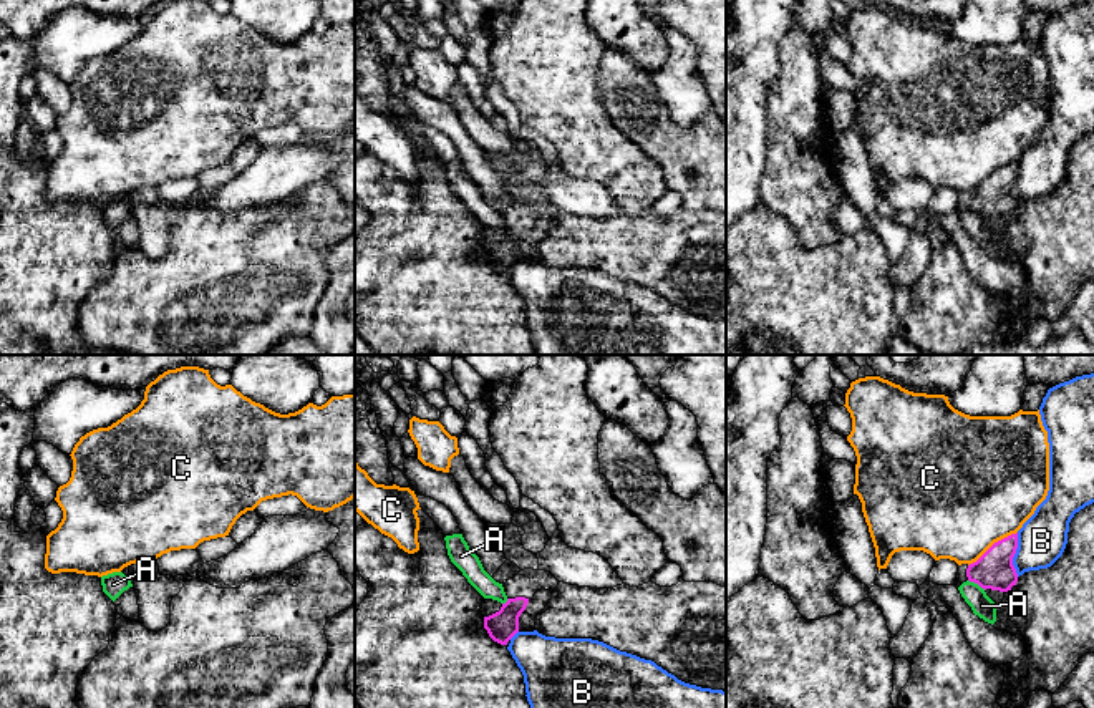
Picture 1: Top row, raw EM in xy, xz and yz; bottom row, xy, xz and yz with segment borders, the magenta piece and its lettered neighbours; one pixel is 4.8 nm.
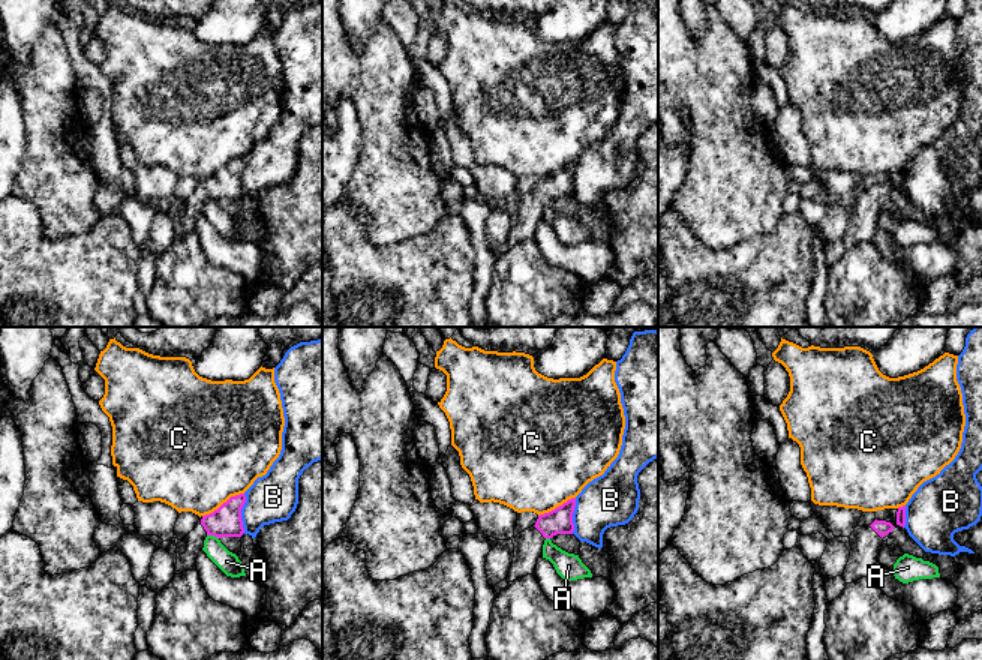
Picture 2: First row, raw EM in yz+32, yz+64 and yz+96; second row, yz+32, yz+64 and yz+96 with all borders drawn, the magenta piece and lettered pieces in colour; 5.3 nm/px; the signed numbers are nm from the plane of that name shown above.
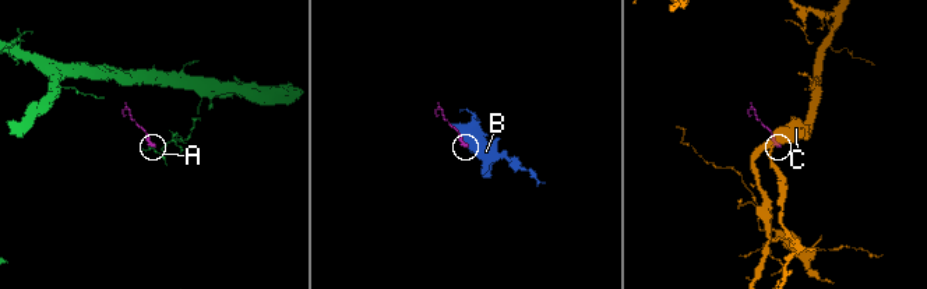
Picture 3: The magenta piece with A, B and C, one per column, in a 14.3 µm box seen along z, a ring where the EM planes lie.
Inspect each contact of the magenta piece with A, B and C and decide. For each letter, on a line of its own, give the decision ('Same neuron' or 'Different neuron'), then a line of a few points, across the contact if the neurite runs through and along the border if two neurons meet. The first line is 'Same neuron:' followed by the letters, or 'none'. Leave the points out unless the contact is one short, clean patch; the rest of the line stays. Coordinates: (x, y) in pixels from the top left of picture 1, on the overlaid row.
Same neuron: none
A: Different neuron. Line: yz (968, 579), (985, 589)
B: Different neuron
C: Different neuron

